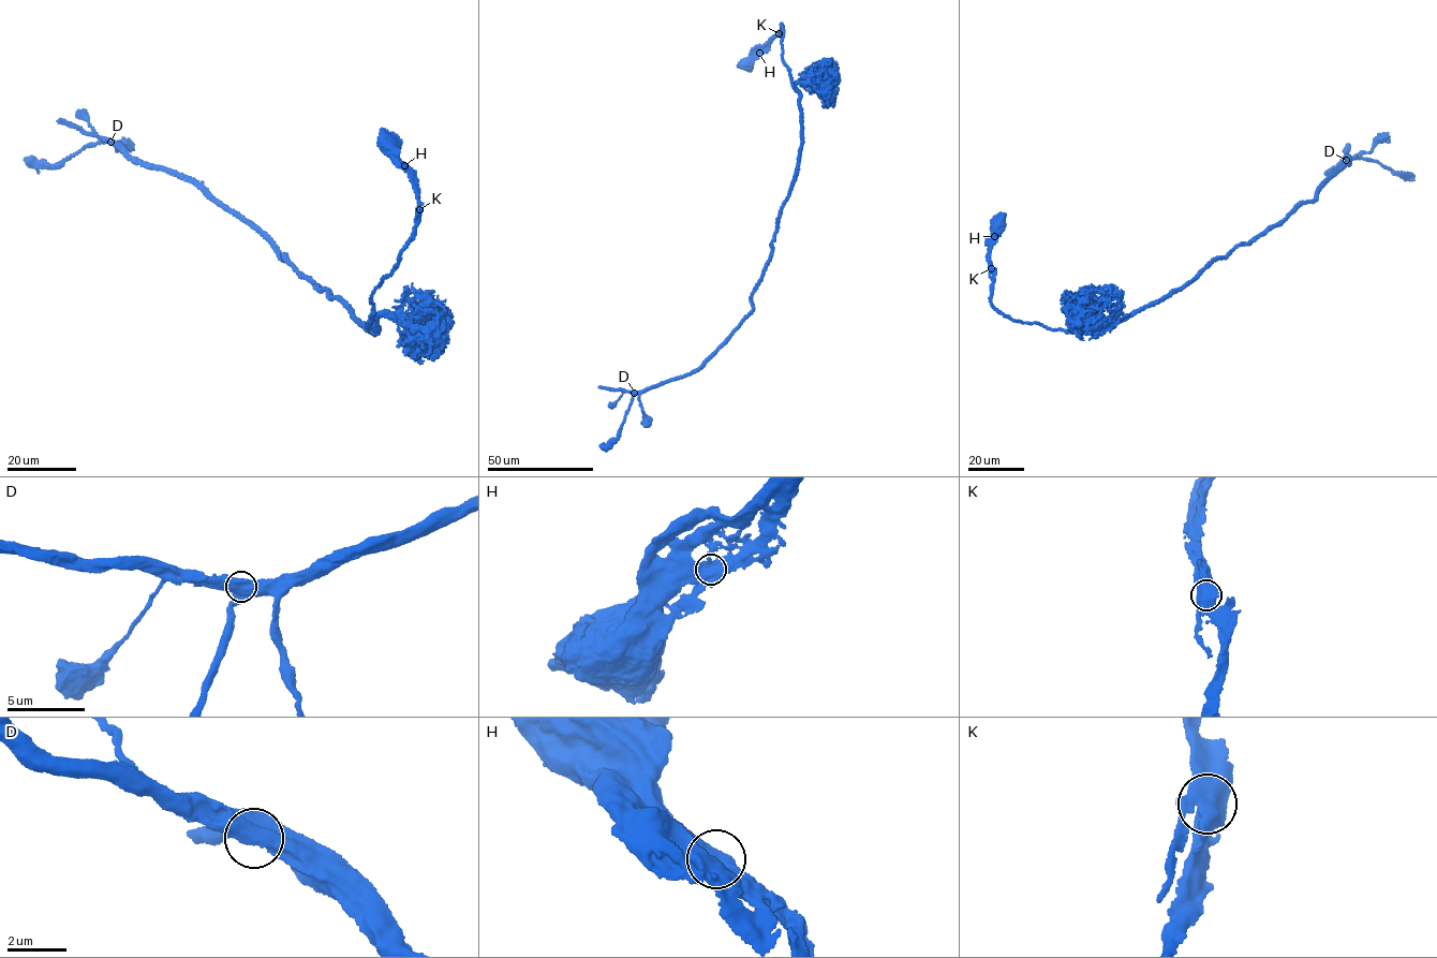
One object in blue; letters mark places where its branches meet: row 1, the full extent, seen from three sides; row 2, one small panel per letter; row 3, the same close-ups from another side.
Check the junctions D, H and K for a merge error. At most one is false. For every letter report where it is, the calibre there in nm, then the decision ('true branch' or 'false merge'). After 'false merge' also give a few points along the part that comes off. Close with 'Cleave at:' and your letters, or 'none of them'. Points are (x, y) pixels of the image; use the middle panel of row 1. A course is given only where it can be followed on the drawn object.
D: (634, 393) | 550 nm | true branch
H: (759, 53) | 500 nm | true branch
K: (779, 33) | 600 nm | true branch
Cleave at: none of them

